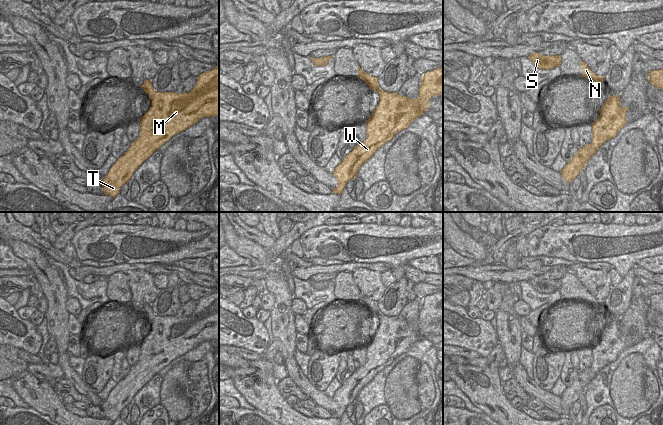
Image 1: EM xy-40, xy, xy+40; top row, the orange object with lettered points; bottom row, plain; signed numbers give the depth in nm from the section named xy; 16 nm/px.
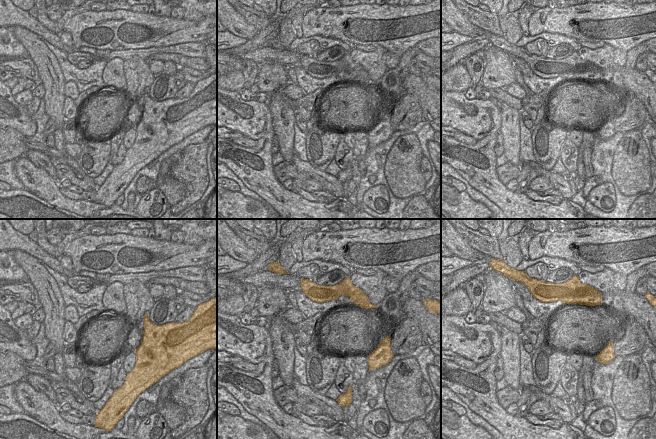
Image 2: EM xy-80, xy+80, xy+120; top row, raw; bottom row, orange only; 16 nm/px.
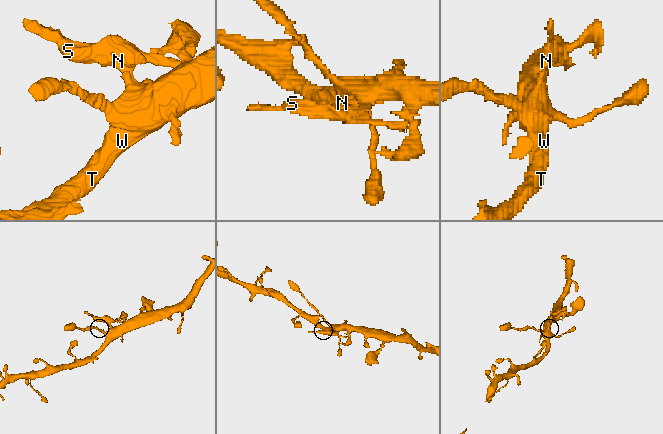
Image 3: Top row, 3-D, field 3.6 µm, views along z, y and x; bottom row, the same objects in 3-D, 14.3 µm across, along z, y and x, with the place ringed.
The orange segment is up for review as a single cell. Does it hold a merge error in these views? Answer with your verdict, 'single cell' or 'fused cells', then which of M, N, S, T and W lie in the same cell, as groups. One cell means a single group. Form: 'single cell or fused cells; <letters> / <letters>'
fused cells; M T W / N S

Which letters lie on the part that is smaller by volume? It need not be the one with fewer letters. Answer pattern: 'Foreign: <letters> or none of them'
Foreign: N, S

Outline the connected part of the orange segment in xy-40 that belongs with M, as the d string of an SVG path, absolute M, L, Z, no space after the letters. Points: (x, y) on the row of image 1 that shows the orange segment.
M219 65L211 71L201 73L194 88L188 93L157 92L151 80L145 80L141 88L151 99L150 109L139 120L141 130L138 138L130 144L123 156L112 165L100 182L104 194L113 198L132 177L136 169L174 135L186 130L204 117L219 116Z

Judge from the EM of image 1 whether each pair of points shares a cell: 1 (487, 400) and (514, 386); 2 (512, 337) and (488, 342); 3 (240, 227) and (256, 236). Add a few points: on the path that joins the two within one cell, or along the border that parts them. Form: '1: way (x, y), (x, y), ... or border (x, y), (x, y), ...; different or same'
1: border (501, 382), (503, 394), (509, 401); different
2: border (495, 330), (499, 342); different
3: way (244, 230), (252, 232); same

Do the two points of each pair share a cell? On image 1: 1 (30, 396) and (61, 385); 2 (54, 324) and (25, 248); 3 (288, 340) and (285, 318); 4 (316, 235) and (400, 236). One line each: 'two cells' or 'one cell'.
1: two cells
2: one cell
3: one cell
4: one cell

